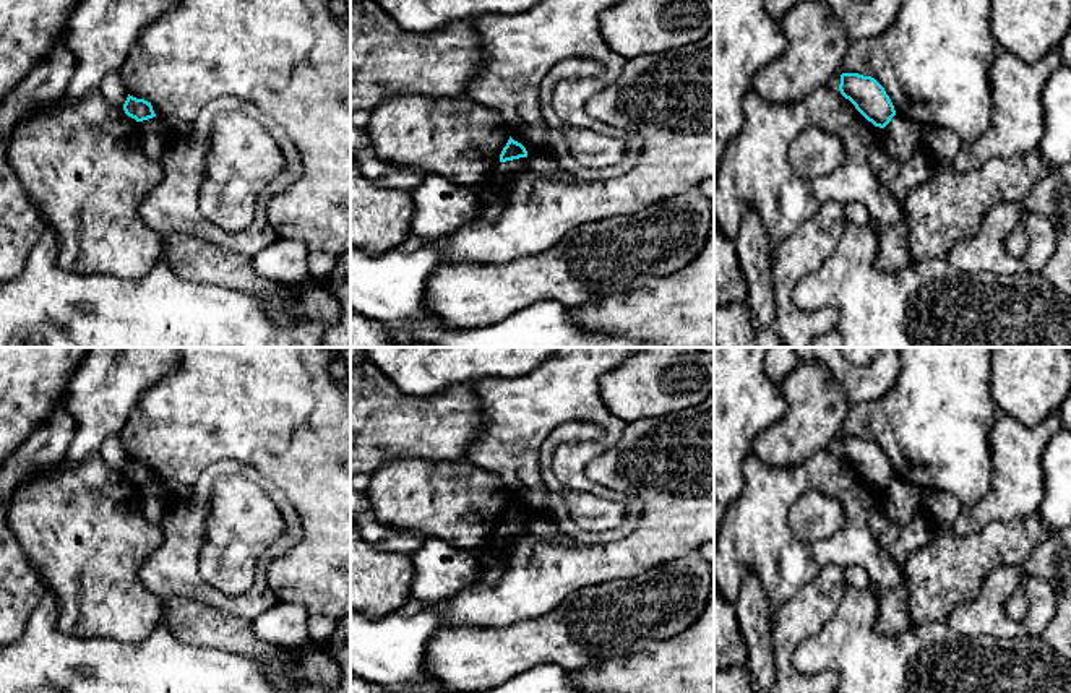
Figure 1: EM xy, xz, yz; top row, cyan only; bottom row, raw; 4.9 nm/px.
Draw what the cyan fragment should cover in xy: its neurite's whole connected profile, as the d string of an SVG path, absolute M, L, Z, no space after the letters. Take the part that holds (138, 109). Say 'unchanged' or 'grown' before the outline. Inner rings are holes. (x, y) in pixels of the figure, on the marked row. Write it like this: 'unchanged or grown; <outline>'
unchanged; M130 94L123 104L123 110L128 117L135 118L136 122L156 117L151 102L144 99L136 99Z

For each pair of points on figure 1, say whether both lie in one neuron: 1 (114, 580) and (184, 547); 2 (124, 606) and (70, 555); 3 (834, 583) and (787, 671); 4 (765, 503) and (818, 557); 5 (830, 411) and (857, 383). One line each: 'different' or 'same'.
1: different
2: same
3: same
4: same
5: different

